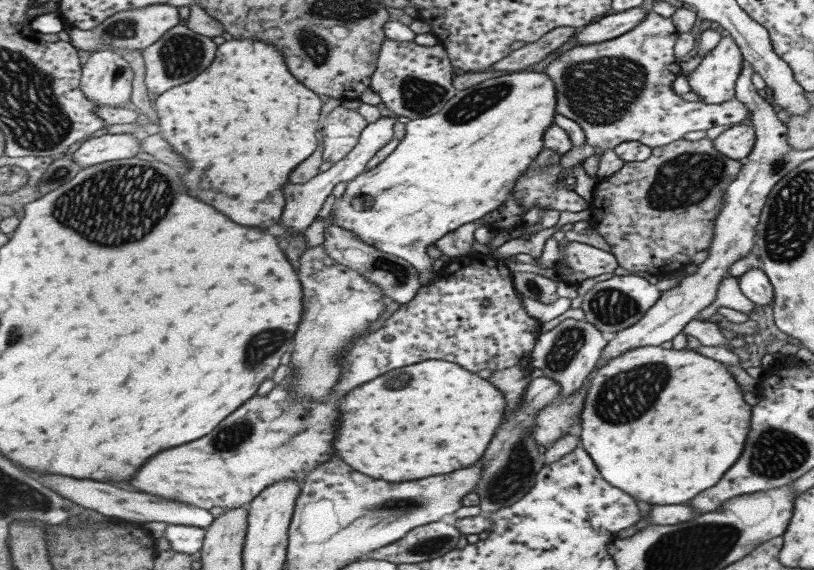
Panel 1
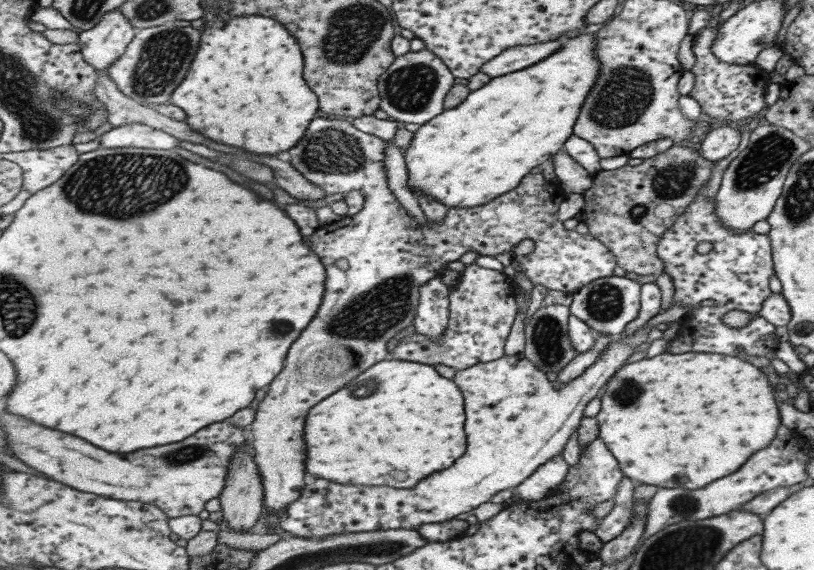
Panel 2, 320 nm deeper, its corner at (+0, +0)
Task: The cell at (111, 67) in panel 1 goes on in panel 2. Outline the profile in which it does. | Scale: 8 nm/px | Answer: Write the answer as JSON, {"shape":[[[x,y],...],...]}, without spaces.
{"shape":[[[119,8],[104,14],[97,27],[80,33],[78,43],[89,64],[97,70],[109,70],[127,52],[136,33],[133,23]]]}

